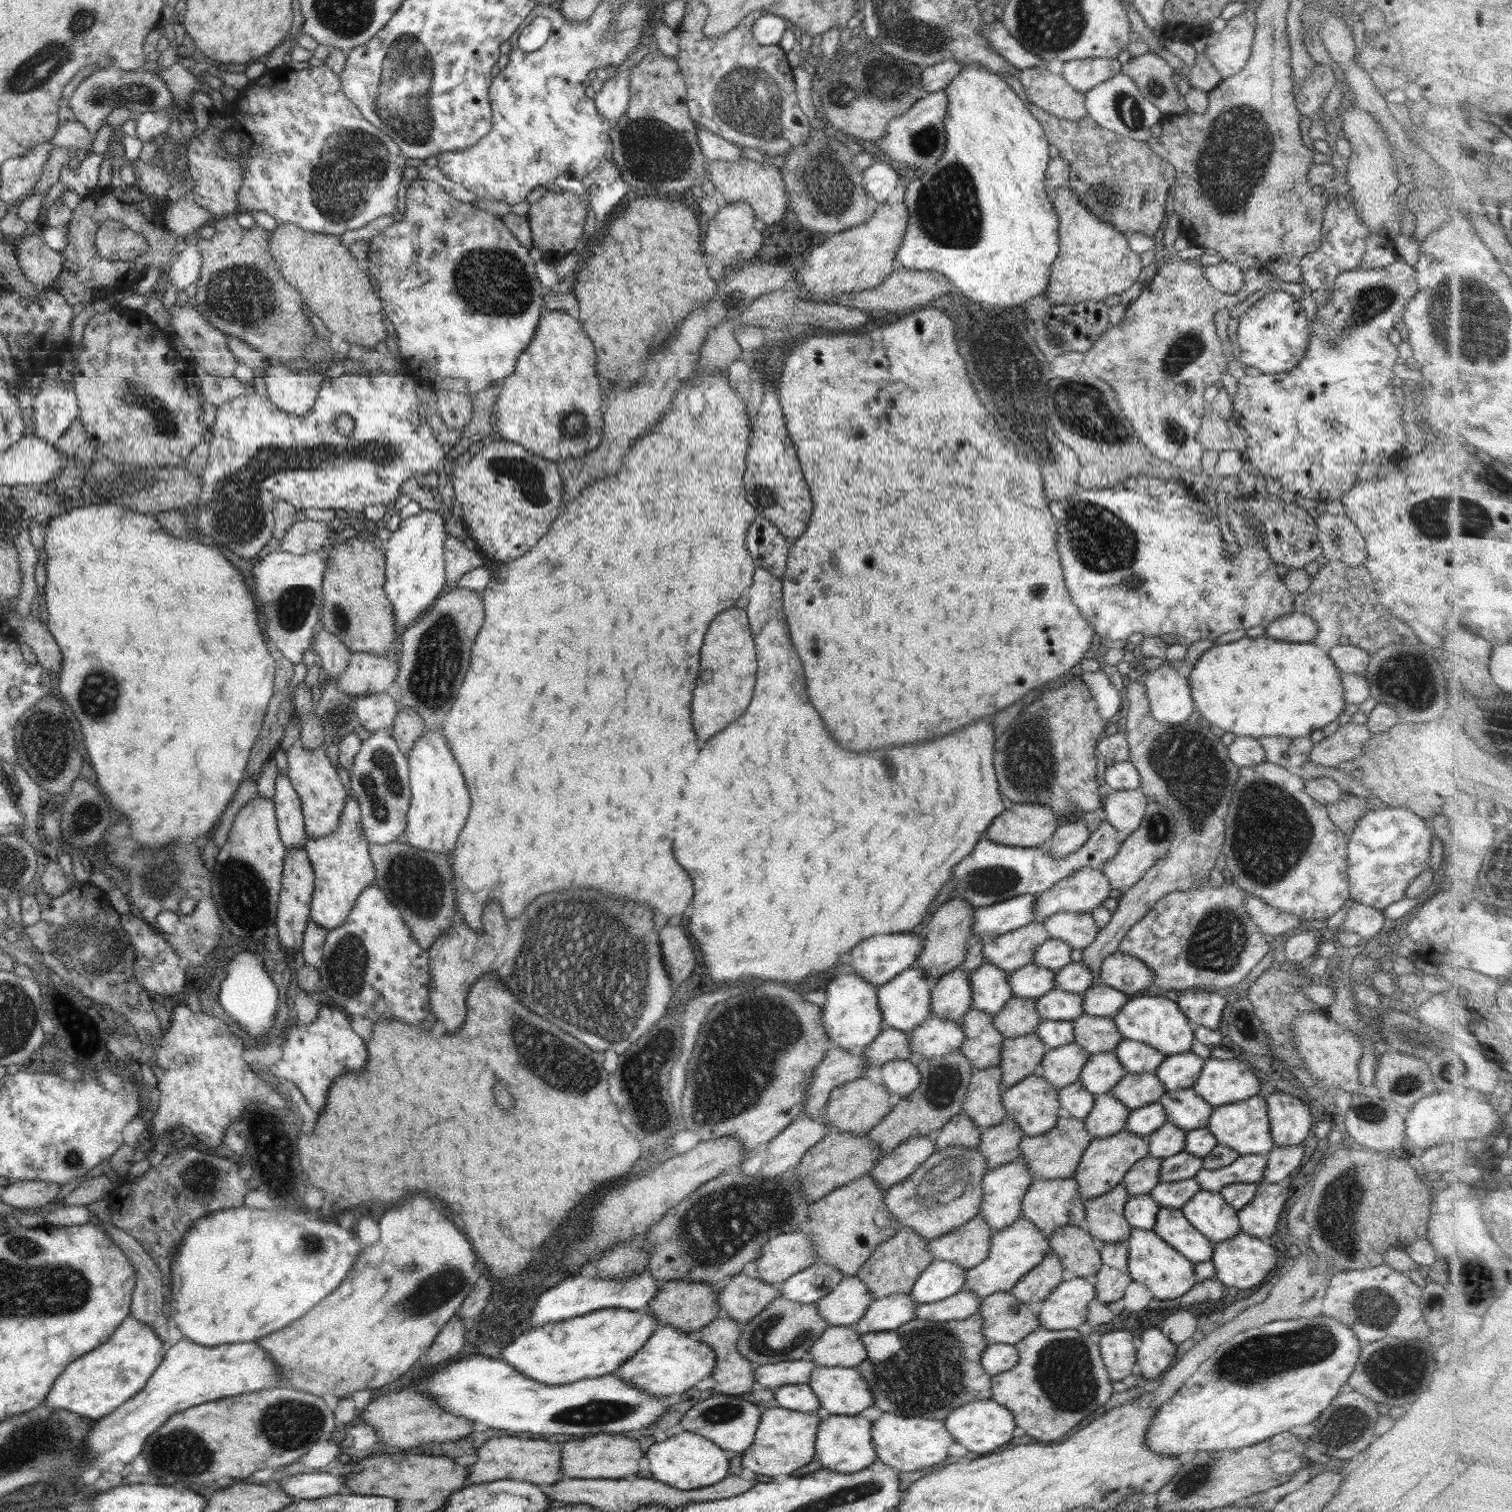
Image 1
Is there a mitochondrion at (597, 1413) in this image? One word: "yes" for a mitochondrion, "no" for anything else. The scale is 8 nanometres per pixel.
yes

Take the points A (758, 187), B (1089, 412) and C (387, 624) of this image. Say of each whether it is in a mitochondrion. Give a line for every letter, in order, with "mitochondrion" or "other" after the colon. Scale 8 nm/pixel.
A: other
B: mitochondrion
C: other

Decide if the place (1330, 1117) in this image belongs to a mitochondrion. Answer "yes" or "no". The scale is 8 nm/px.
no

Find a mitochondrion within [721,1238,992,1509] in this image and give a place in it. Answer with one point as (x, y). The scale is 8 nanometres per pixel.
(910, 1380)

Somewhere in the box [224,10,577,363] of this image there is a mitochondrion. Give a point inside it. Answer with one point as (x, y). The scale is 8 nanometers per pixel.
(402, 98)

